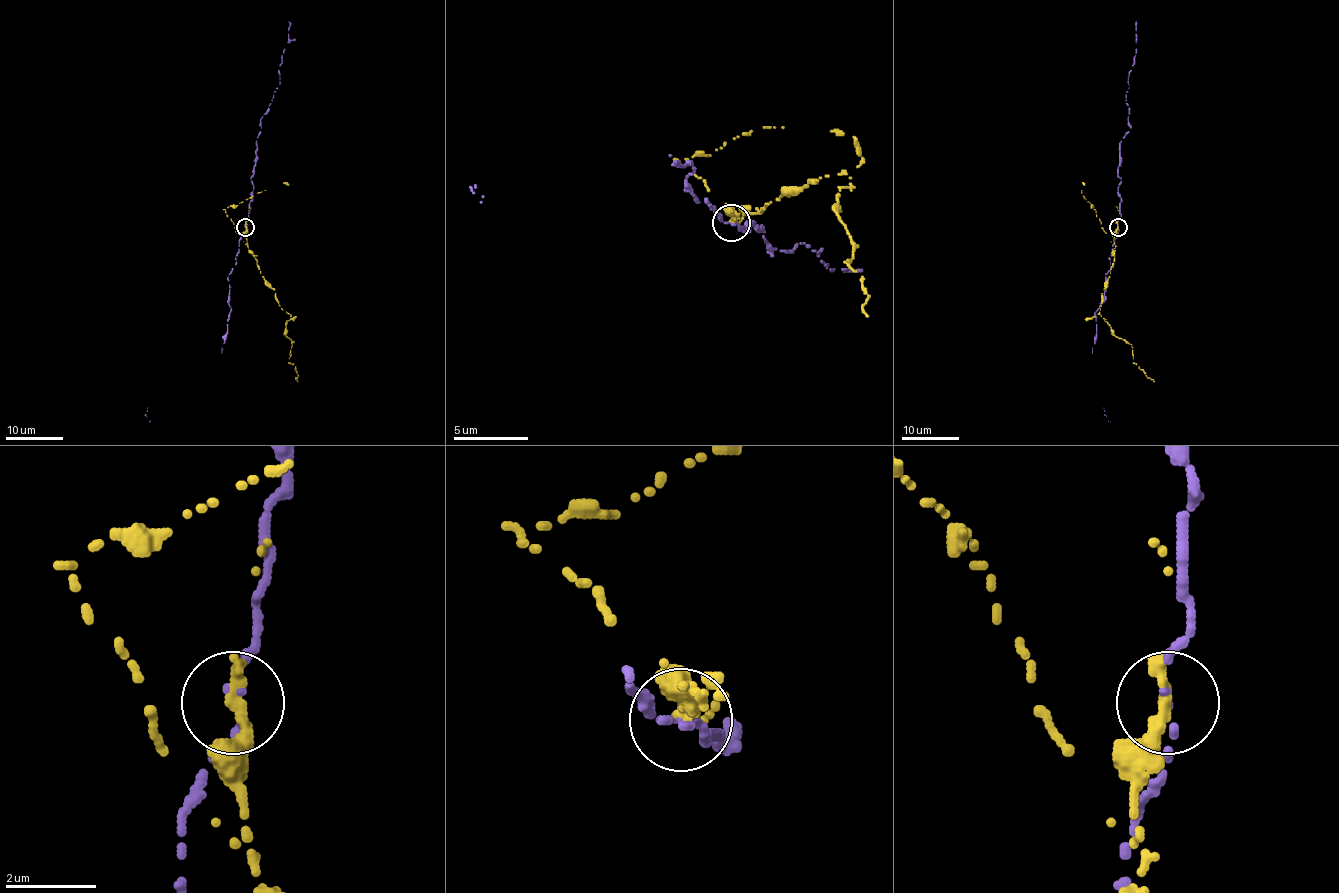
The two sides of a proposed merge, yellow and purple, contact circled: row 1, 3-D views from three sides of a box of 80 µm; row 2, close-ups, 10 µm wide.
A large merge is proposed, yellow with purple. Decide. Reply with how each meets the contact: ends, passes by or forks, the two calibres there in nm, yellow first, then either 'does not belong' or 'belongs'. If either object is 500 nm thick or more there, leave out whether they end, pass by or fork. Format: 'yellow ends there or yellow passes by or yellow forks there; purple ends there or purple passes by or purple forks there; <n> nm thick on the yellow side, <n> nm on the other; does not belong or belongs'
yellow ends there; purple passes by; 360 nm thick on the yellow side, 130 nm on the other; does not belong

